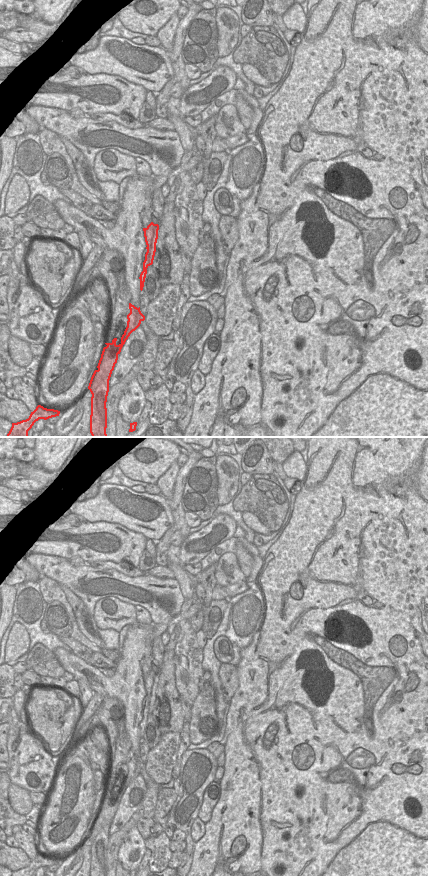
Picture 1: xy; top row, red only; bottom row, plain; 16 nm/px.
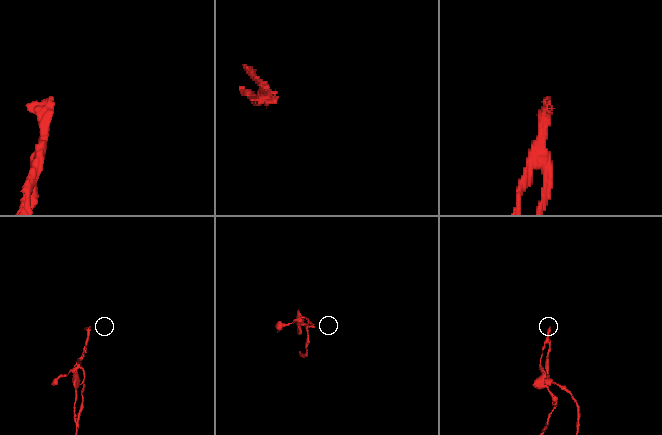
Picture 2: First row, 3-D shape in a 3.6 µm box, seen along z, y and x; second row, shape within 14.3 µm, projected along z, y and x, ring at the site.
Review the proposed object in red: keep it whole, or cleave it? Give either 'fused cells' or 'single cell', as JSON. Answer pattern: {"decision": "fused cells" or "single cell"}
{"decision": "fused cells"}

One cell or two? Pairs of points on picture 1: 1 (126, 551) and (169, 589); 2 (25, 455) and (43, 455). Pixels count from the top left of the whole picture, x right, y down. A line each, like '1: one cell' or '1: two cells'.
1: two cells
2: two cells

